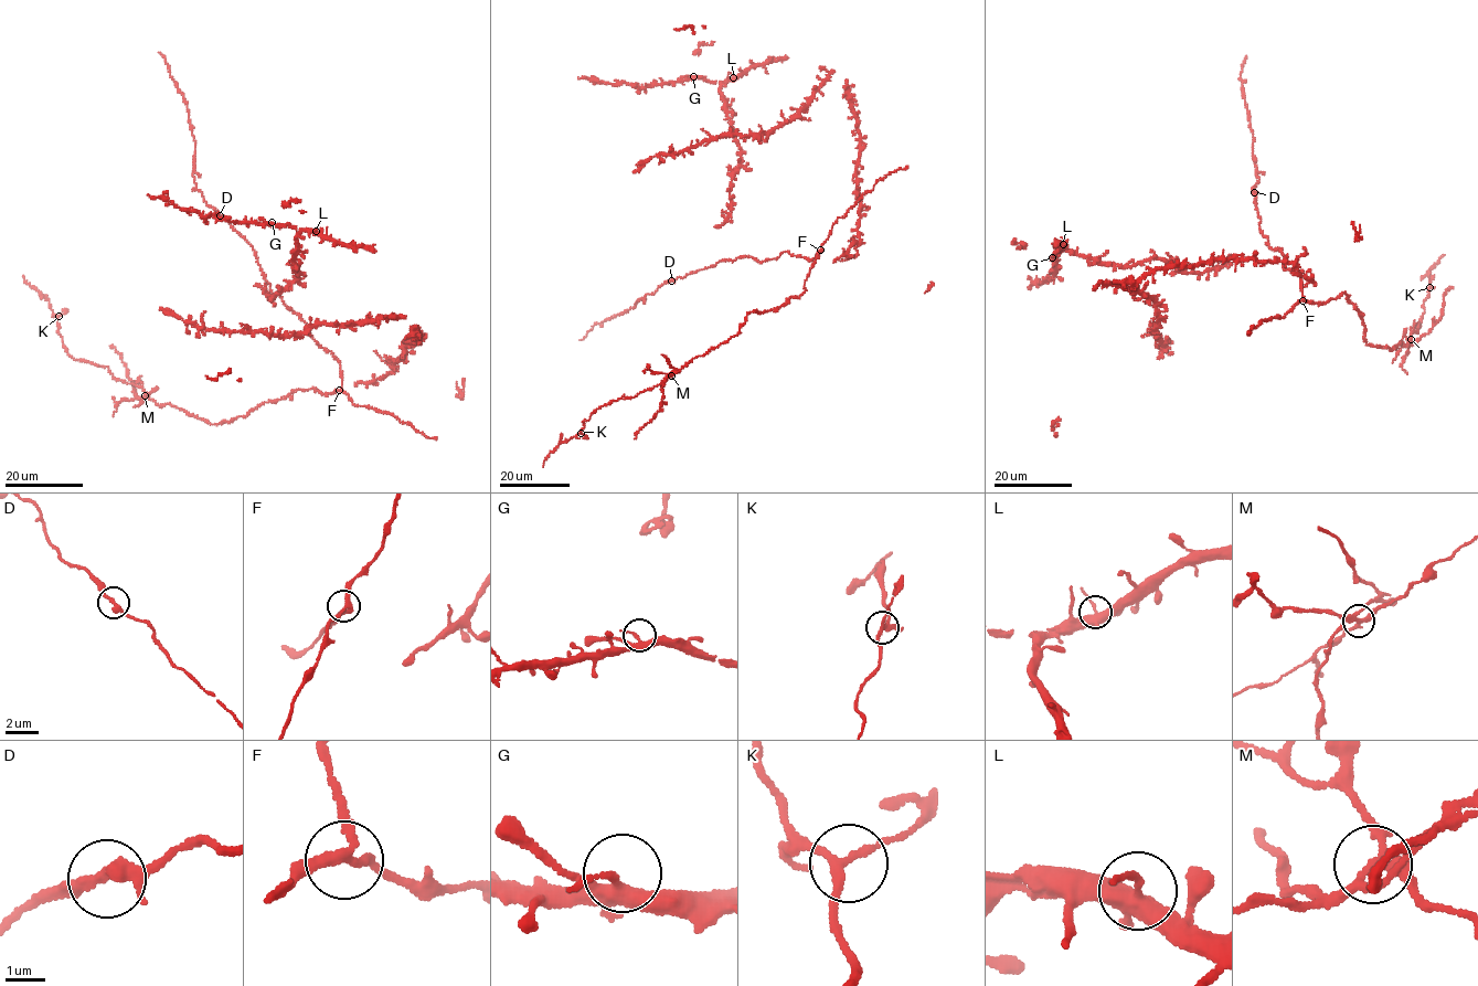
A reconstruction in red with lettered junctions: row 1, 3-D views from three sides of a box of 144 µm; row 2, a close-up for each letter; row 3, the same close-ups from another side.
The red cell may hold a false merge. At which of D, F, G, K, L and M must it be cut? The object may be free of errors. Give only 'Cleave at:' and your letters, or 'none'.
Cleave at: M

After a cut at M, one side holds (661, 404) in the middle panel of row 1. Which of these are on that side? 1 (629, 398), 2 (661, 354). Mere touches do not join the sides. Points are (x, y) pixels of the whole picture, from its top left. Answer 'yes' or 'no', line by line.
1: no
2: yes

